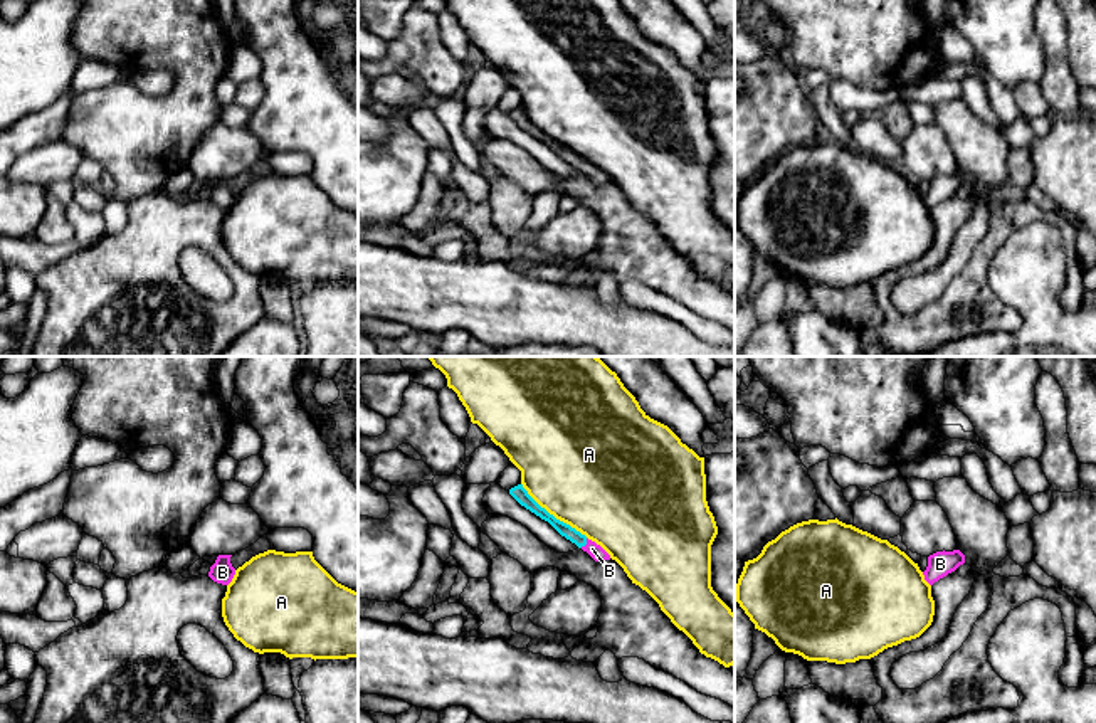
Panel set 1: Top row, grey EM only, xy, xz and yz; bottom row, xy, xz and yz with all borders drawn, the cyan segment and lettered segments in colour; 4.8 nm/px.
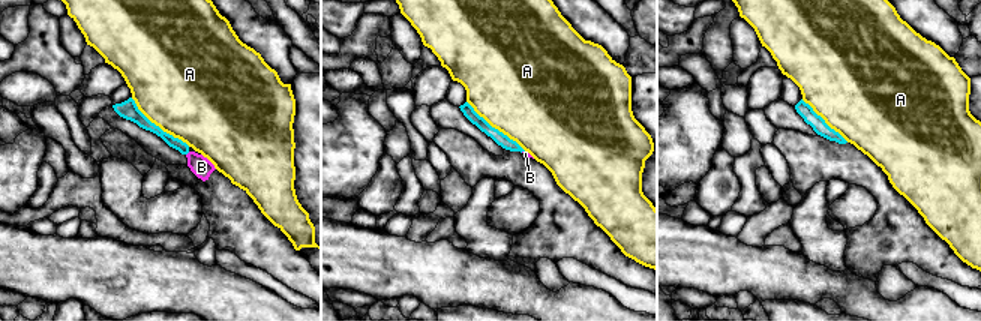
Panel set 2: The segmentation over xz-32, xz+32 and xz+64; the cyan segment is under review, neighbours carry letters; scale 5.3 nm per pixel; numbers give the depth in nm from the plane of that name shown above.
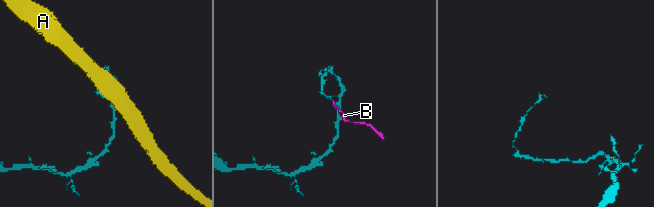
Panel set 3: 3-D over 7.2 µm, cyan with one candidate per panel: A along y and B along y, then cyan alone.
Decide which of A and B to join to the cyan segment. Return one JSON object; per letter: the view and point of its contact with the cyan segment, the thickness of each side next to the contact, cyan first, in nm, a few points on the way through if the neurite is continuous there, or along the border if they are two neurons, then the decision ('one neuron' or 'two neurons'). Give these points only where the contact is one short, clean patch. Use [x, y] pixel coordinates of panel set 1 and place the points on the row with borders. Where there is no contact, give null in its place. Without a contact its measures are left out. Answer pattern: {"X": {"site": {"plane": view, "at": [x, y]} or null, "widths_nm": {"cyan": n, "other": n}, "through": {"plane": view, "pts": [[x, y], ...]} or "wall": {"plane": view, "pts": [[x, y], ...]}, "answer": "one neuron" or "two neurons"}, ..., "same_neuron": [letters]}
{"A": {"site": {"plane": "xz", "at": [552, 515]}, "widths_nm": {"cyan": 70, "other": 500}, "answer": "two neurons"}, "B": {"site": {"plane": "xz", "at": [585, 543]}, "widths_nm": {"cyan": 70, "other": 70}, "through": {"plane": "xz", "pts": [[565, 530], [585, 543], [592, 548]]}, "answer": "one neuron"}, "same_neuron": ["B"]}

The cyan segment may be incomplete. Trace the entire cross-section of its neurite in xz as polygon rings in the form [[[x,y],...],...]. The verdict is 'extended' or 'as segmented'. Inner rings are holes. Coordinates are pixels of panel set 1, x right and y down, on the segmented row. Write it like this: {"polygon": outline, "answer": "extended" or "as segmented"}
{"polygon": [[[518,484],[509,489],[509,494],[526,509],[540,516],[541,520],[548,521],[561,536],[575,543],[578,548],[587,551],[595,562],[605,562],[610,560],[610,555],[595,541],[588,540],[585,535],[572,528],[570,525],[556,520],[553,515],[550,515],[545,508],[541,508],[523,488],[523,484]]], "answer": "extended"}

